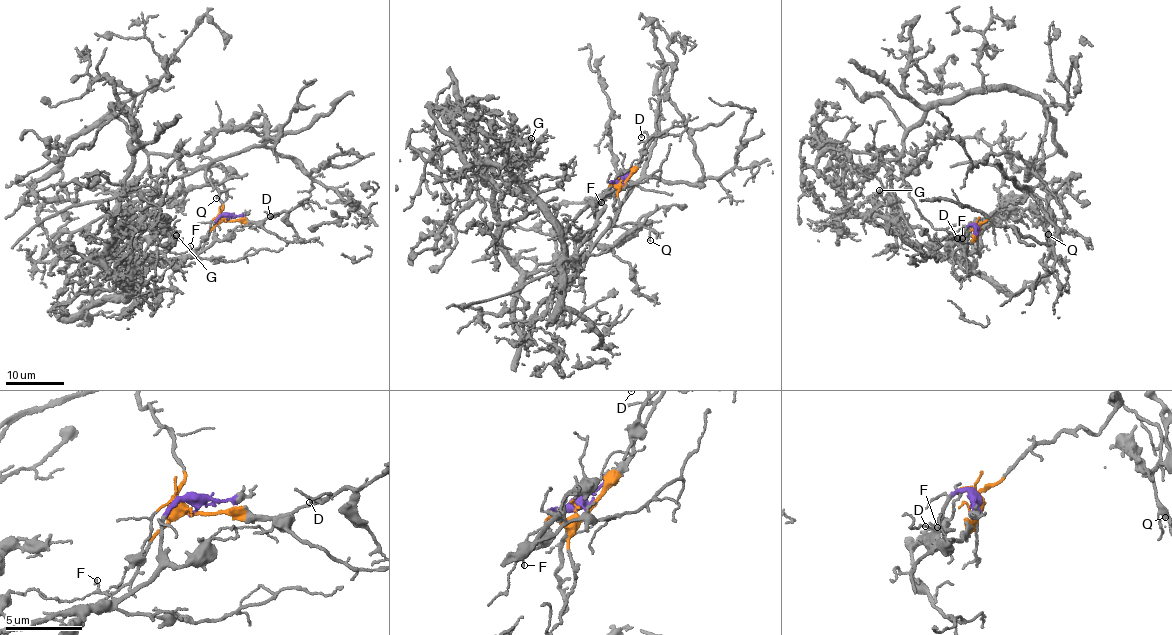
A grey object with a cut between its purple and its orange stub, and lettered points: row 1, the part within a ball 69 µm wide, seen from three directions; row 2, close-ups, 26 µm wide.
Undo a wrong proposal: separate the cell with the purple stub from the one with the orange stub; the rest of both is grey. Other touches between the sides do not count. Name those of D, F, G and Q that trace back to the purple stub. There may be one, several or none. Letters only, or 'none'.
F, G

